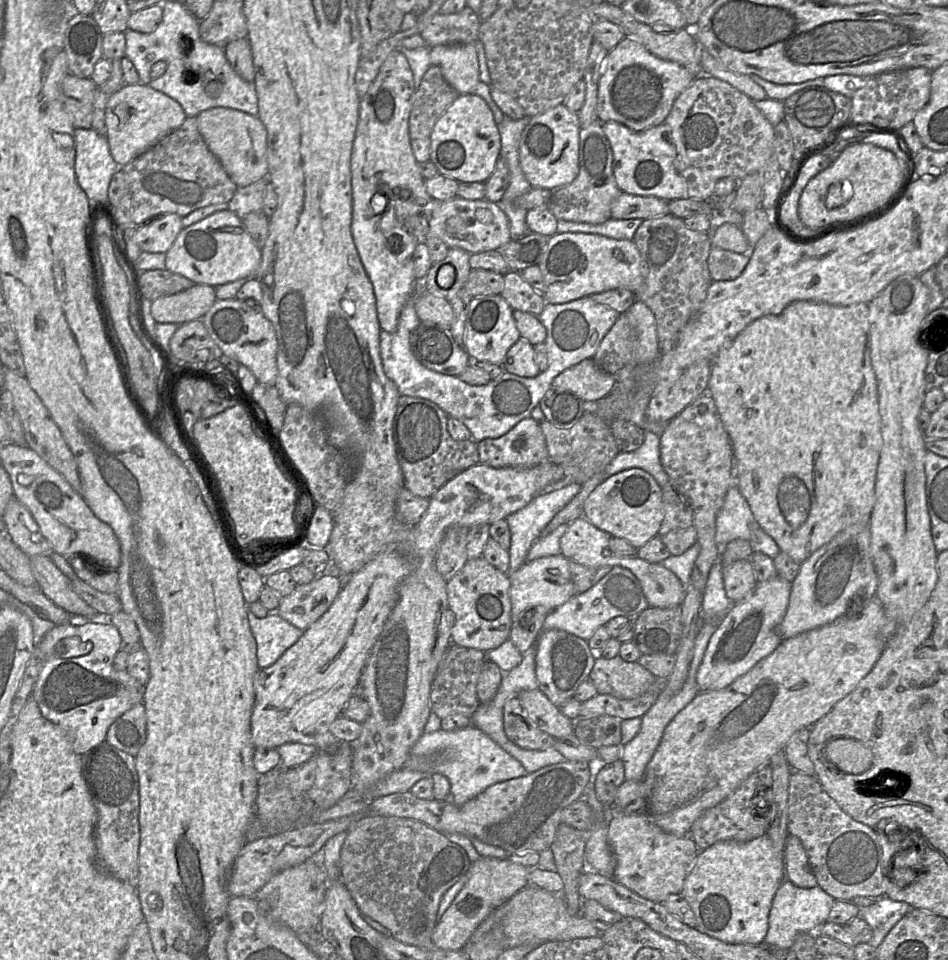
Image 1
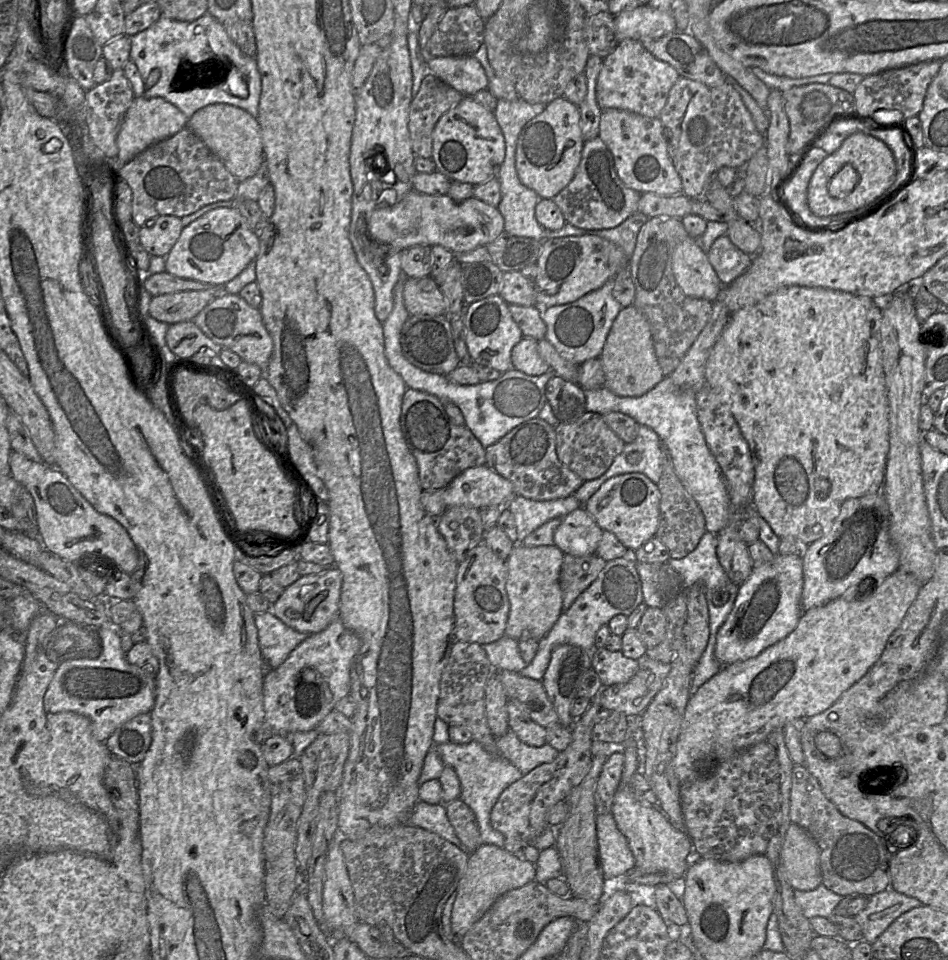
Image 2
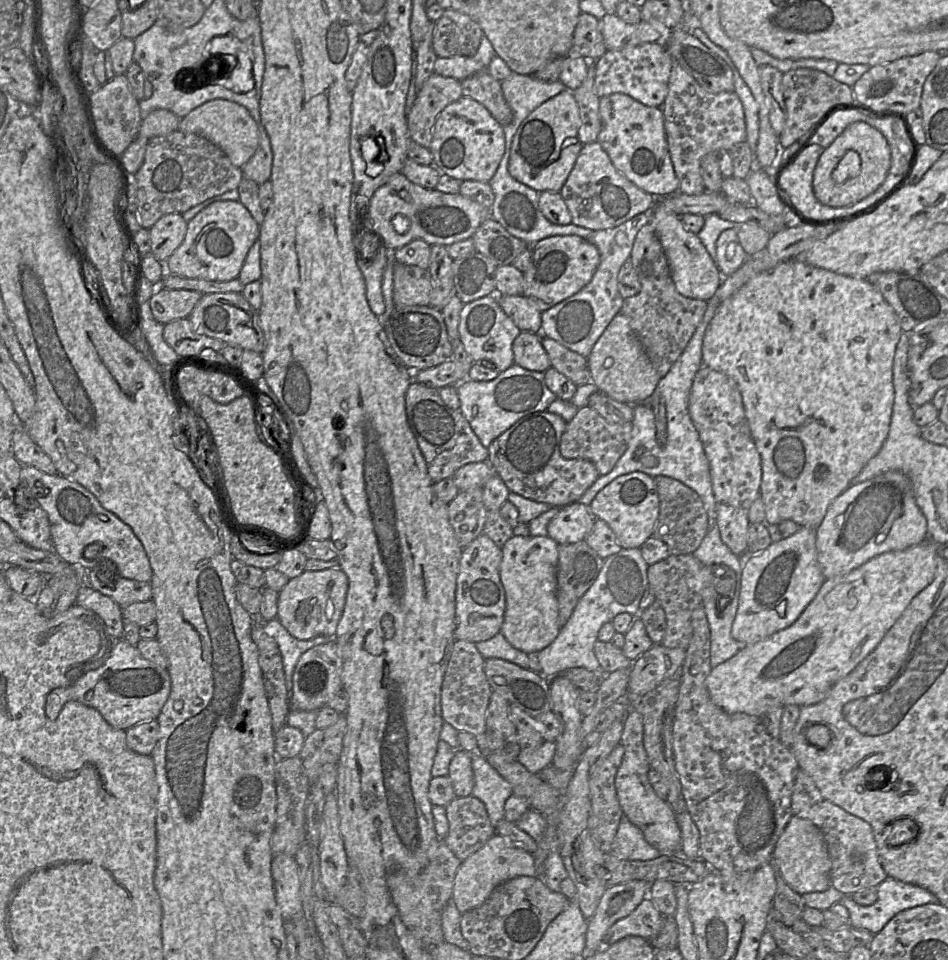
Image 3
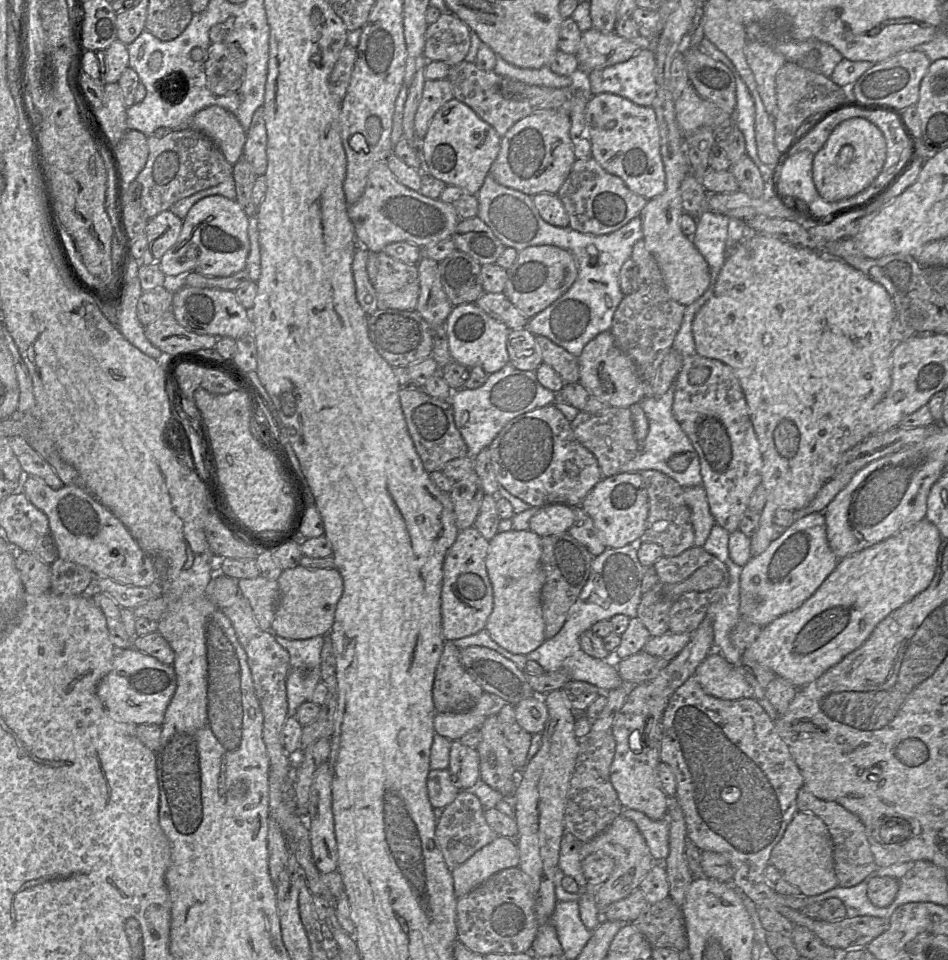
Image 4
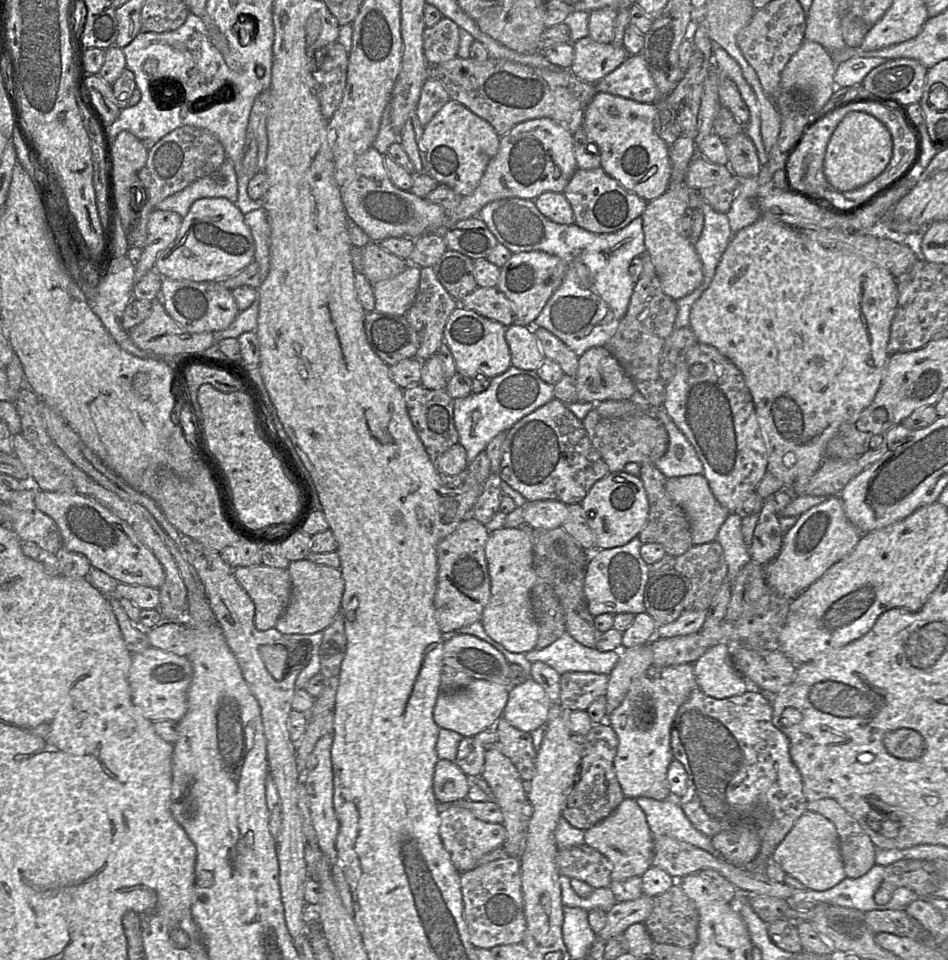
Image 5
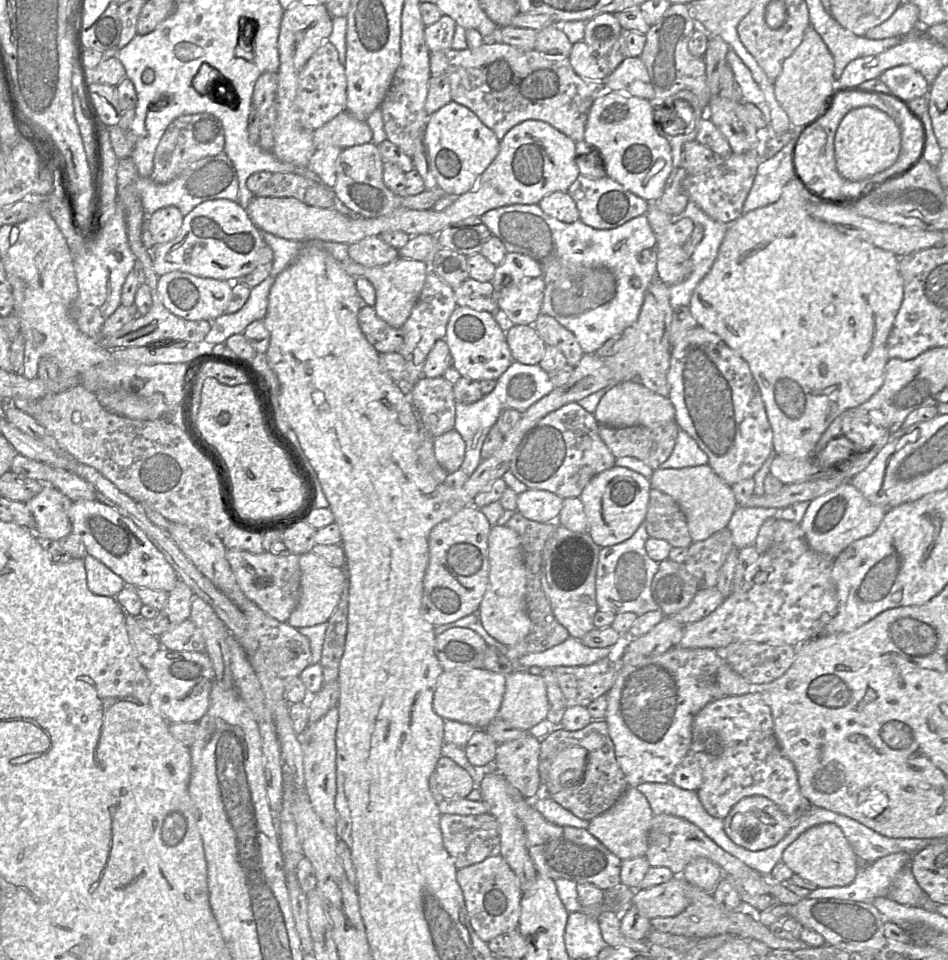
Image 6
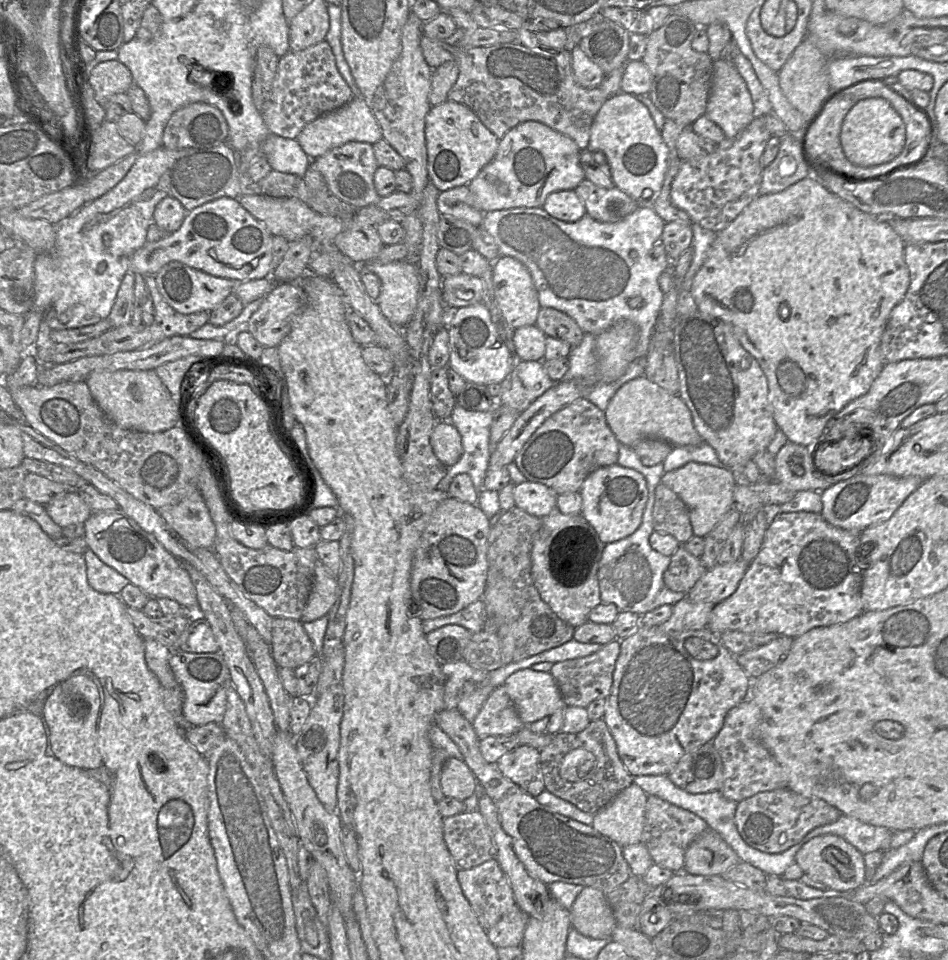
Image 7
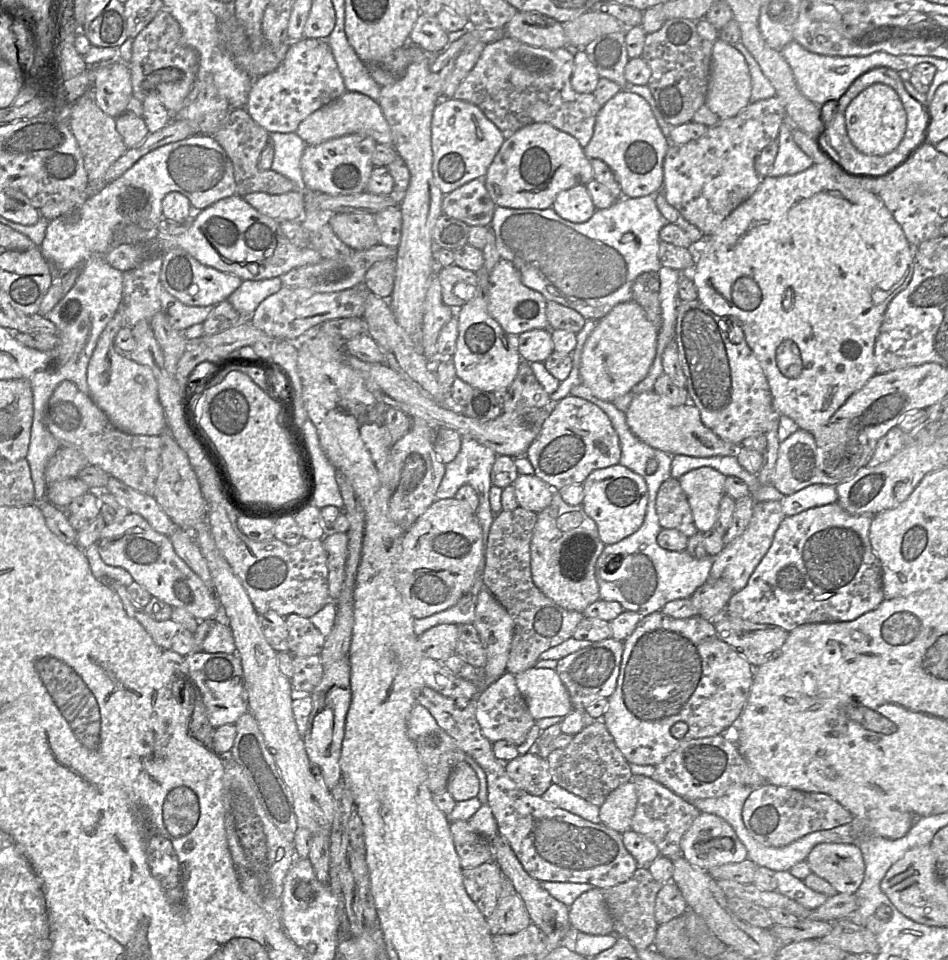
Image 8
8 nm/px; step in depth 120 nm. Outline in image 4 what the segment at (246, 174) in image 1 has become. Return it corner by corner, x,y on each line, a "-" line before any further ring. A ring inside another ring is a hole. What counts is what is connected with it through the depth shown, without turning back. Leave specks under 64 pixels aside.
212,105
200,110
190,119
189,128
209,136
230,164
236,164
243,157
247,131
225,108

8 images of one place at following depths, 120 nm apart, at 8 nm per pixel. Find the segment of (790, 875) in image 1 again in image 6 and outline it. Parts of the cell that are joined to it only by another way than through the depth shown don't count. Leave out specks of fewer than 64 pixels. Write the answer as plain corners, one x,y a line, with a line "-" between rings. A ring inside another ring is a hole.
821,823
804,831
783,851
781,862
794,874
821,888
849,885
859,870
853,847
834,823

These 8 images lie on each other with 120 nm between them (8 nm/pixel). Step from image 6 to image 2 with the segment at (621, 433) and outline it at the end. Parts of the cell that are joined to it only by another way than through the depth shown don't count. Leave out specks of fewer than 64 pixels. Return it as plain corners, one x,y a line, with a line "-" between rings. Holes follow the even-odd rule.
585,412
574,422
559,423
554,430
556,455
559,461
583,481
601,477
625,446
625,443
607,426
603,416
597,413

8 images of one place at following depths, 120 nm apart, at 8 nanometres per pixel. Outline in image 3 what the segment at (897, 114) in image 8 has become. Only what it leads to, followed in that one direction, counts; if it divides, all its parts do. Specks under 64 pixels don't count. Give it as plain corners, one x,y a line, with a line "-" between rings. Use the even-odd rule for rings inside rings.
857,121
847,127
819,157
813,173
813,192
823,205
834,208
849,207
874,193
884,182
889,169
890,148
886,138
867,123
-
849,150
858,153
860,172
856,177
850,178
842,184
836,184
832,179
832,172

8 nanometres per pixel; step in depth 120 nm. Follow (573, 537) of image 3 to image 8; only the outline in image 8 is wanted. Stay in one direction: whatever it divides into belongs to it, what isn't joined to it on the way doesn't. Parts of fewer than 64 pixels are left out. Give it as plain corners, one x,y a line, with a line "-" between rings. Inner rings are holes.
519,474
512,486
518,507
539,513
551,504
554,490
534,474

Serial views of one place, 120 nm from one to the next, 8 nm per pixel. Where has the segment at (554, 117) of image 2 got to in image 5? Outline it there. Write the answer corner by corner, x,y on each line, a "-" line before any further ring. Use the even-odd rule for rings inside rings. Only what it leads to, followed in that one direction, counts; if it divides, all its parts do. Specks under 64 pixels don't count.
546,117
520,122
500,138
499,149
489,161
476,189
470,195
463,196
455,209
447,211
443,229
447,229
460,220
478,216
480,210
493,201
507,198
535,200
544,192
563,193
577,169
573,155
573,134
563,125

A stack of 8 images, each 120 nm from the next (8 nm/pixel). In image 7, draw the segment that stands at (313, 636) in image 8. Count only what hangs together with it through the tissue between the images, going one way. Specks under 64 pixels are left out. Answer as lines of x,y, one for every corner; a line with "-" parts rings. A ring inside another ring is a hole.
273,617
271,655
279,668
296,669
316,654
300,620

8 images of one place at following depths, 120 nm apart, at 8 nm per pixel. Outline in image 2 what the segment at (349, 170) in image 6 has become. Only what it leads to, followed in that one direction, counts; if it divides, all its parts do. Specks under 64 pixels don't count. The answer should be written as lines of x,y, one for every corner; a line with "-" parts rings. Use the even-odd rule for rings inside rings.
414,189
392,206
378,204
370,215
368,229
367,239
385,242
385,246
397,252
416,245
441,245
455,255
486,246
505,231
498,208
476,197
454,200
448,194
429,195

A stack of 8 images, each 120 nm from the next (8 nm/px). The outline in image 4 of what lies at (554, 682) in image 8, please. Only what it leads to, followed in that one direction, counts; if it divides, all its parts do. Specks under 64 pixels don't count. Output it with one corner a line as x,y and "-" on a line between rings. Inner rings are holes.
533,695
515,706
517,723
531,735
542,734
548,720
548,708
543,697

